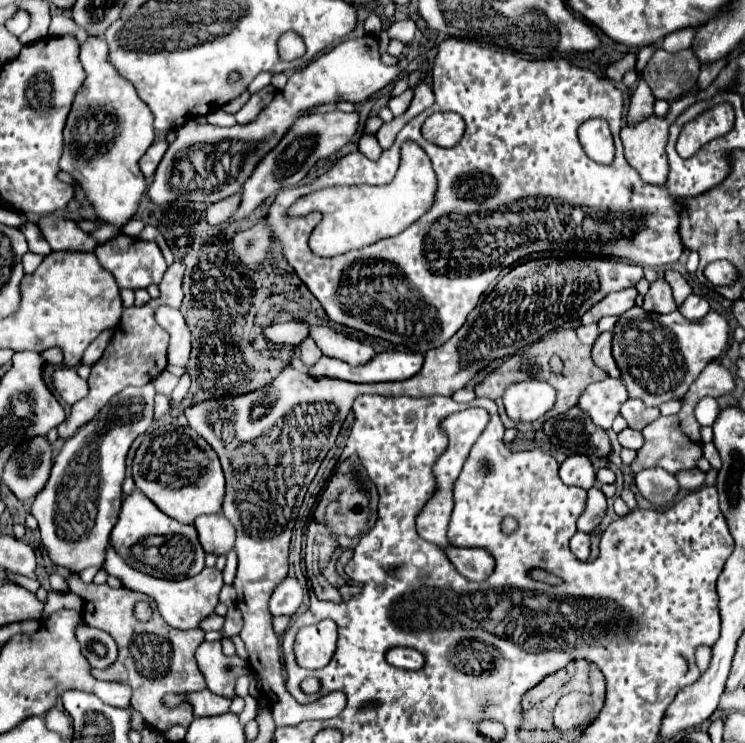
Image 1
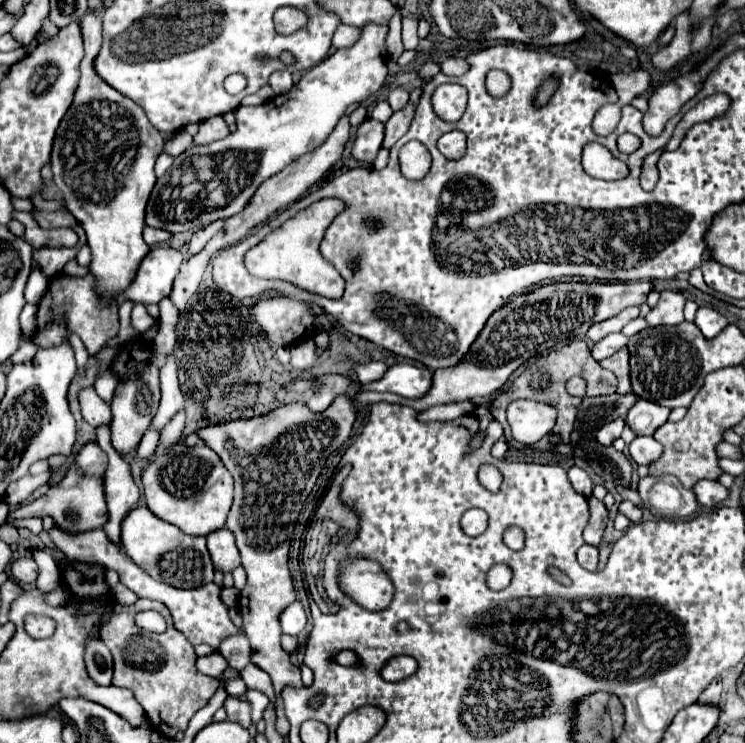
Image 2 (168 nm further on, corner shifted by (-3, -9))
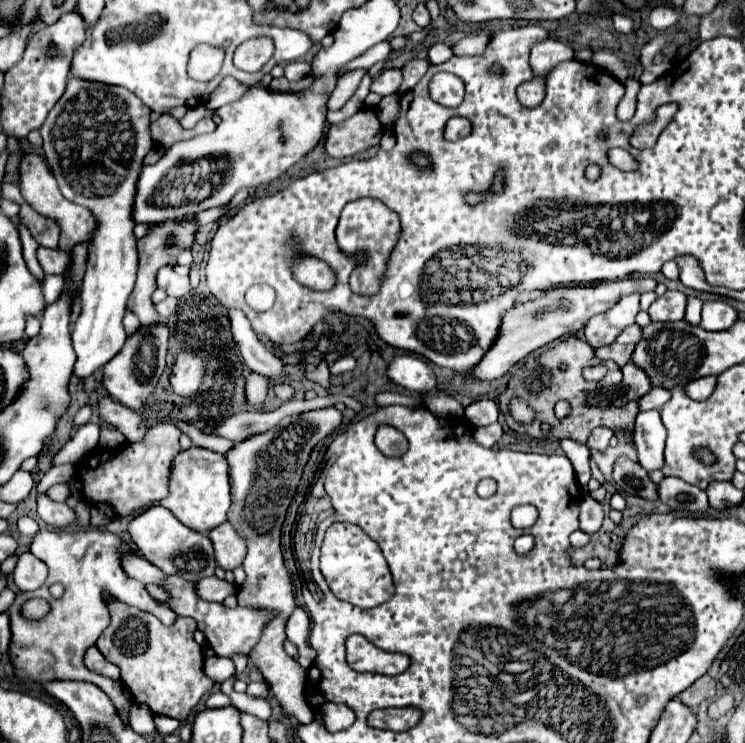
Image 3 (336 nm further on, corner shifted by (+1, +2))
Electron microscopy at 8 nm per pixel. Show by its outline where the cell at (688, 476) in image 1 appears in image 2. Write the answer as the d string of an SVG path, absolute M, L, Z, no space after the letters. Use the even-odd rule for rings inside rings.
M700 481L692 491L696 493L698 503L702 507L706 507L706 509L712 509L712 507L720 505L728 497L728 489L724 485L720 485L718 481L716 483L712 483L712 481Z

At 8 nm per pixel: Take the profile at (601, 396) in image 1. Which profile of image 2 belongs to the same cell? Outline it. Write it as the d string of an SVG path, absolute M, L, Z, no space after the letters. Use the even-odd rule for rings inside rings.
M616 419L616 421L608 423L608 425L604 425L604 427L596 433L596 441L598 441L600 445L604 445L604 447L610 447L612 441L620 437L622 427L624 427L624 421L622 421L622 419Z

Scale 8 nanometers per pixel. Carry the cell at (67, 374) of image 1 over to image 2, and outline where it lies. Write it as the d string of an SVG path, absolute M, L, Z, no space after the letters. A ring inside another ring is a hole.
M88 387L88 389L84 389L84 391L80 393L80 409L82 409L84 419L86 419L92 427L110 425L110 421L112 421L110 405L108 405L106 401L102 401L92 387Z

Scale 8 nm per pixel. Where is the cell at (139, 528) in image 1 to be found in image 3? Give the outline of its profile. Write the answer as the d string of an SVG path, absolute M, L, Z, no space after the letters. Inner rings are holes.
M152 504L136 518L132 518L128 522L128 532L142 558L146 558L150 564L160 568L164 574L176 574L184 580L196 582L206 576L212 576L216 570L214 548L208 534L184 526L170 510L162 508L160 504Z

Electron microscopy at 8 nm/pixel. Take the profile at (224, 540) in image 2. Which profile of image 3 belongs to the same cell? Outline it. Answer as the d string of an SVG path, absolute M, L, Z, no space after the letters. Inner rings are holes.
M224 522L208 532L214 552L216 552L216 564L224 570L234 570L242 564L246 556L246 544L238 536L238 532L232 528L230 522Z

